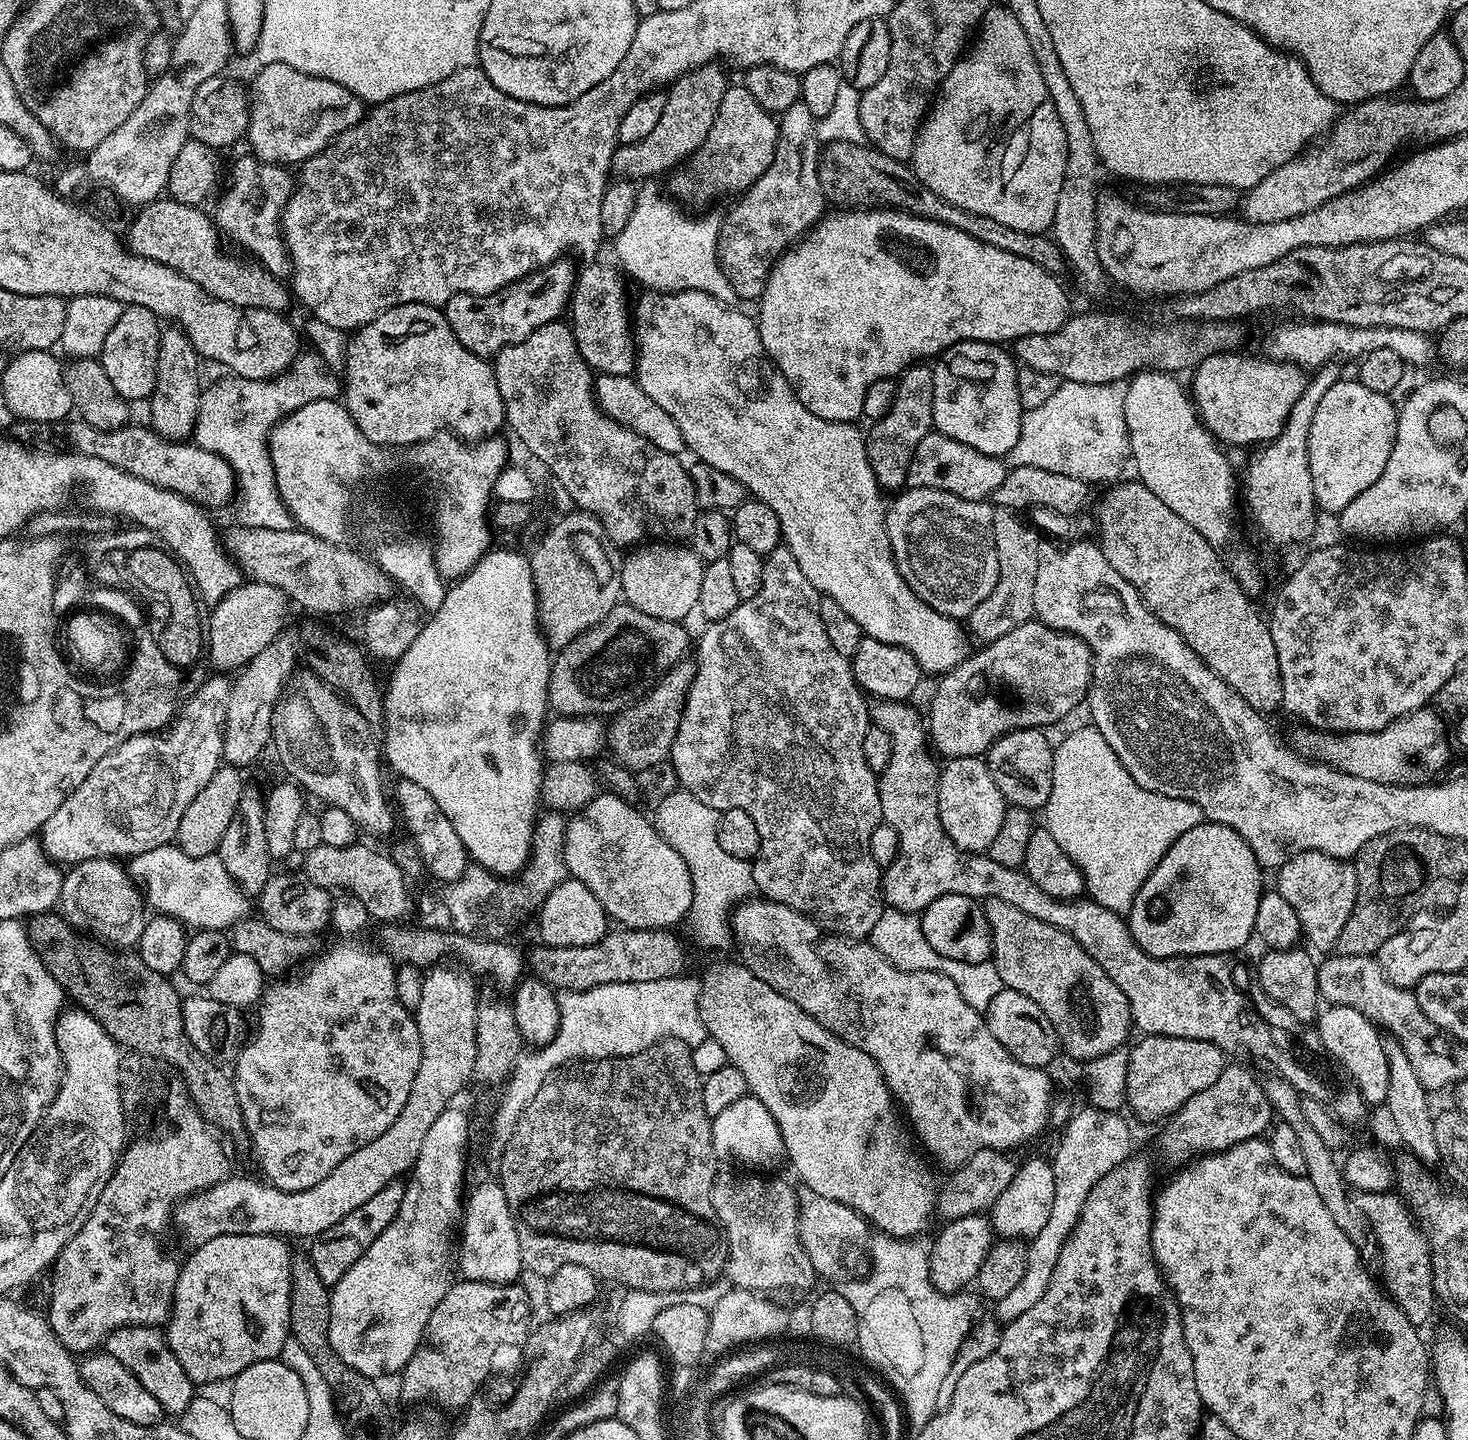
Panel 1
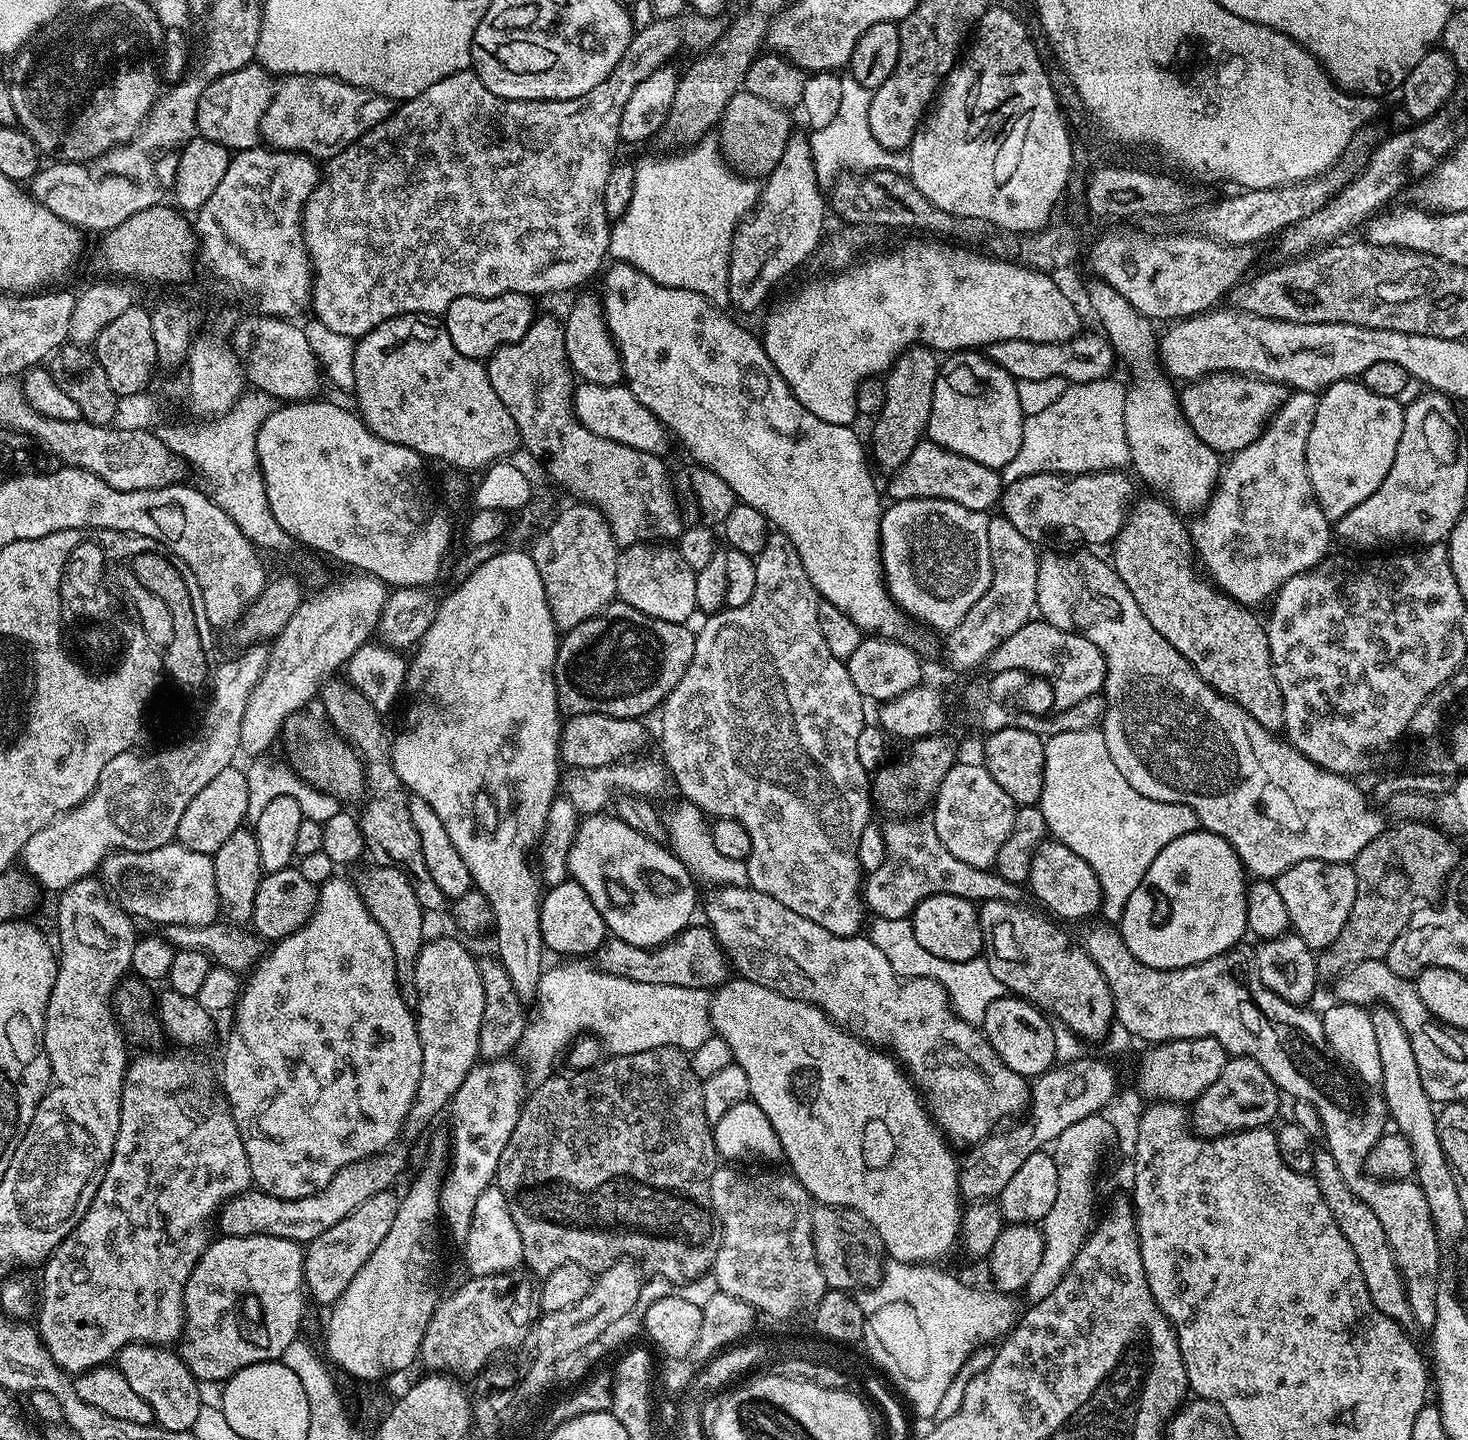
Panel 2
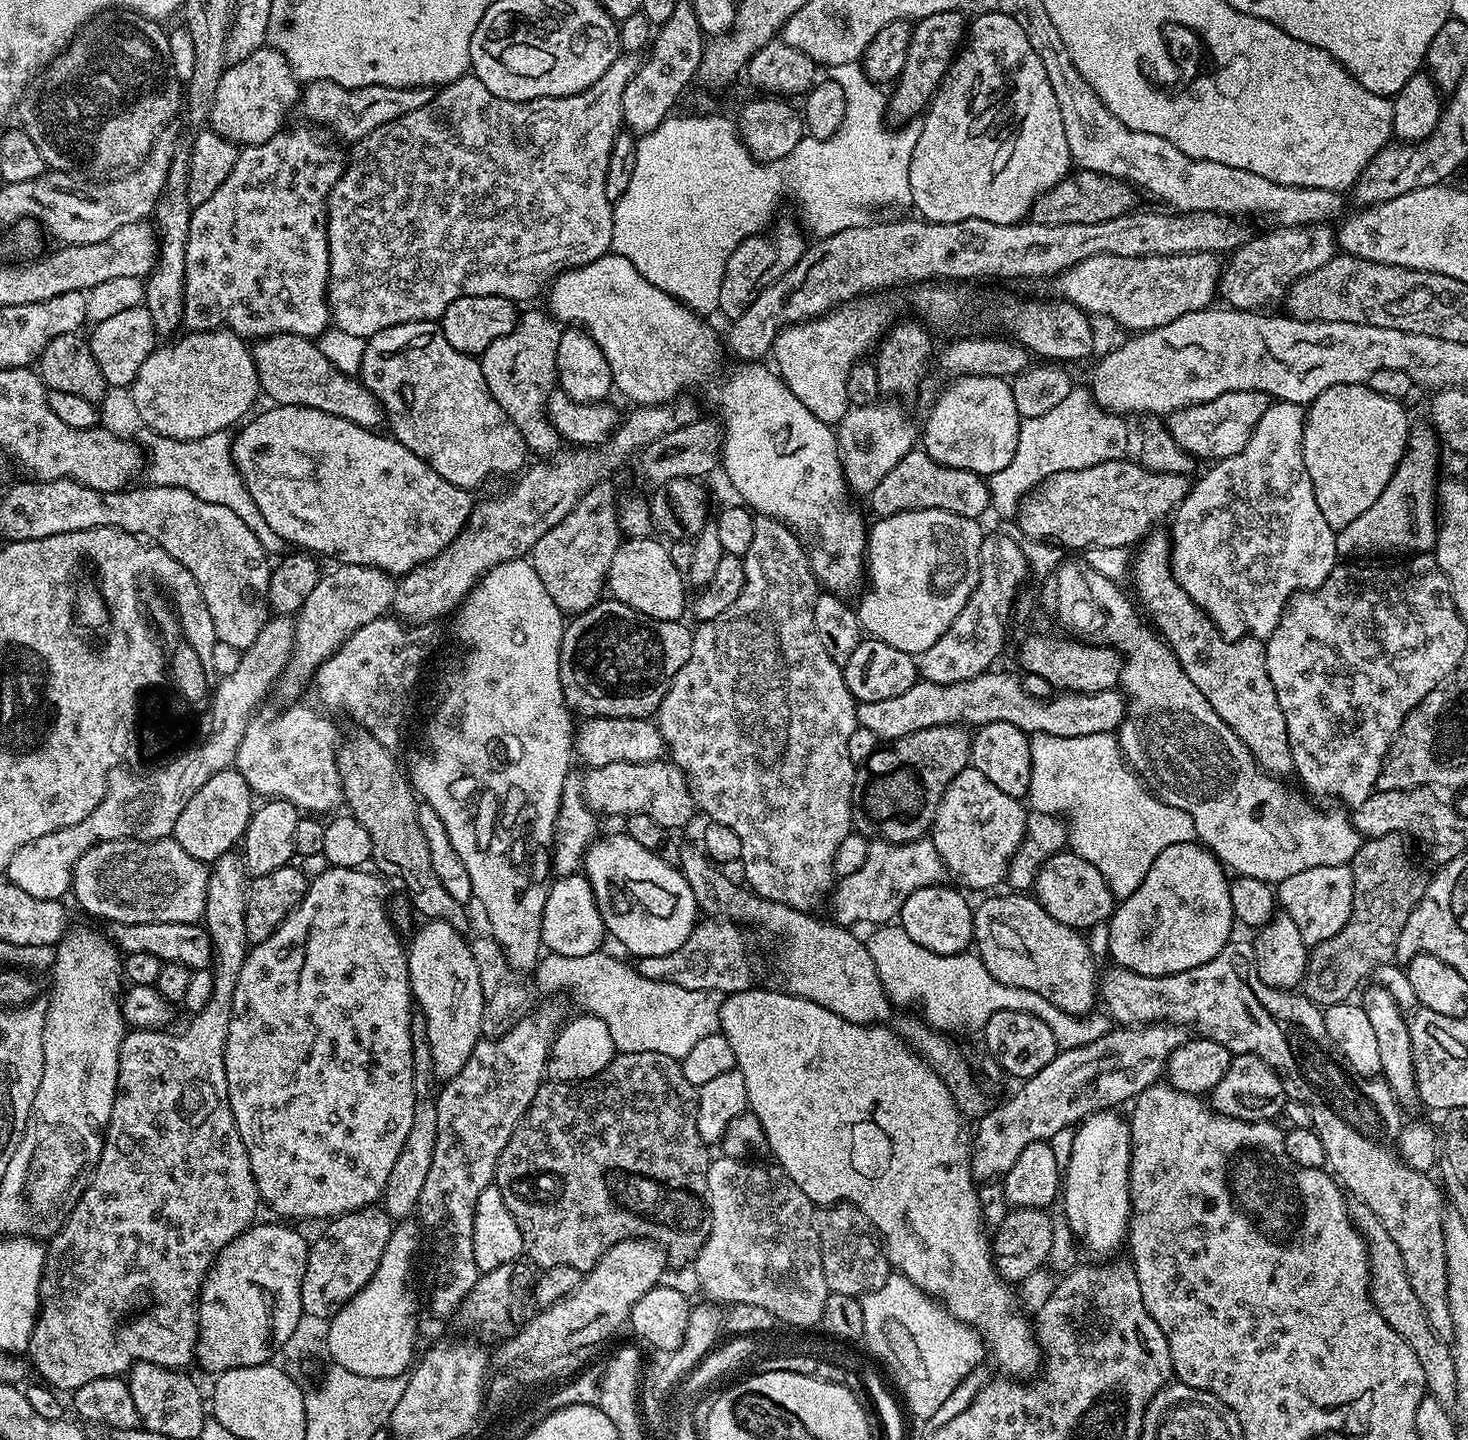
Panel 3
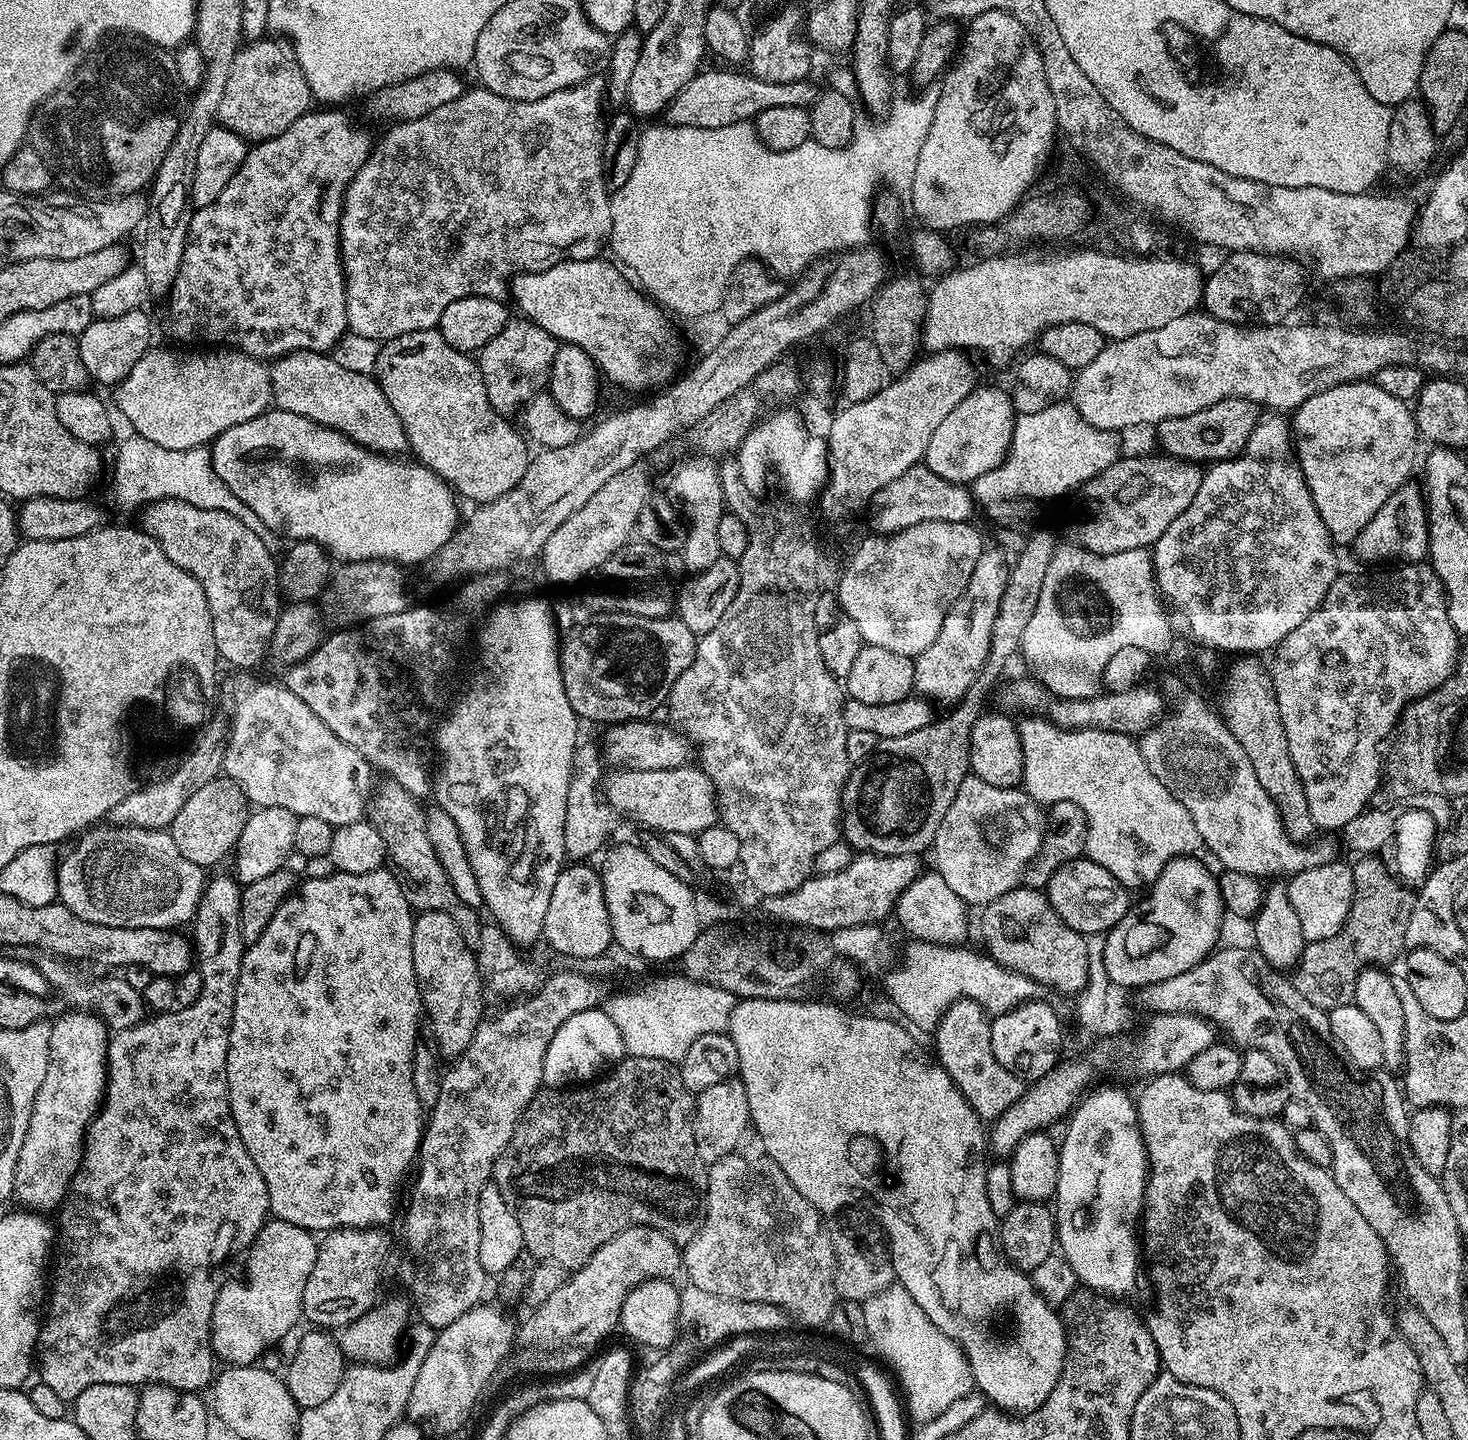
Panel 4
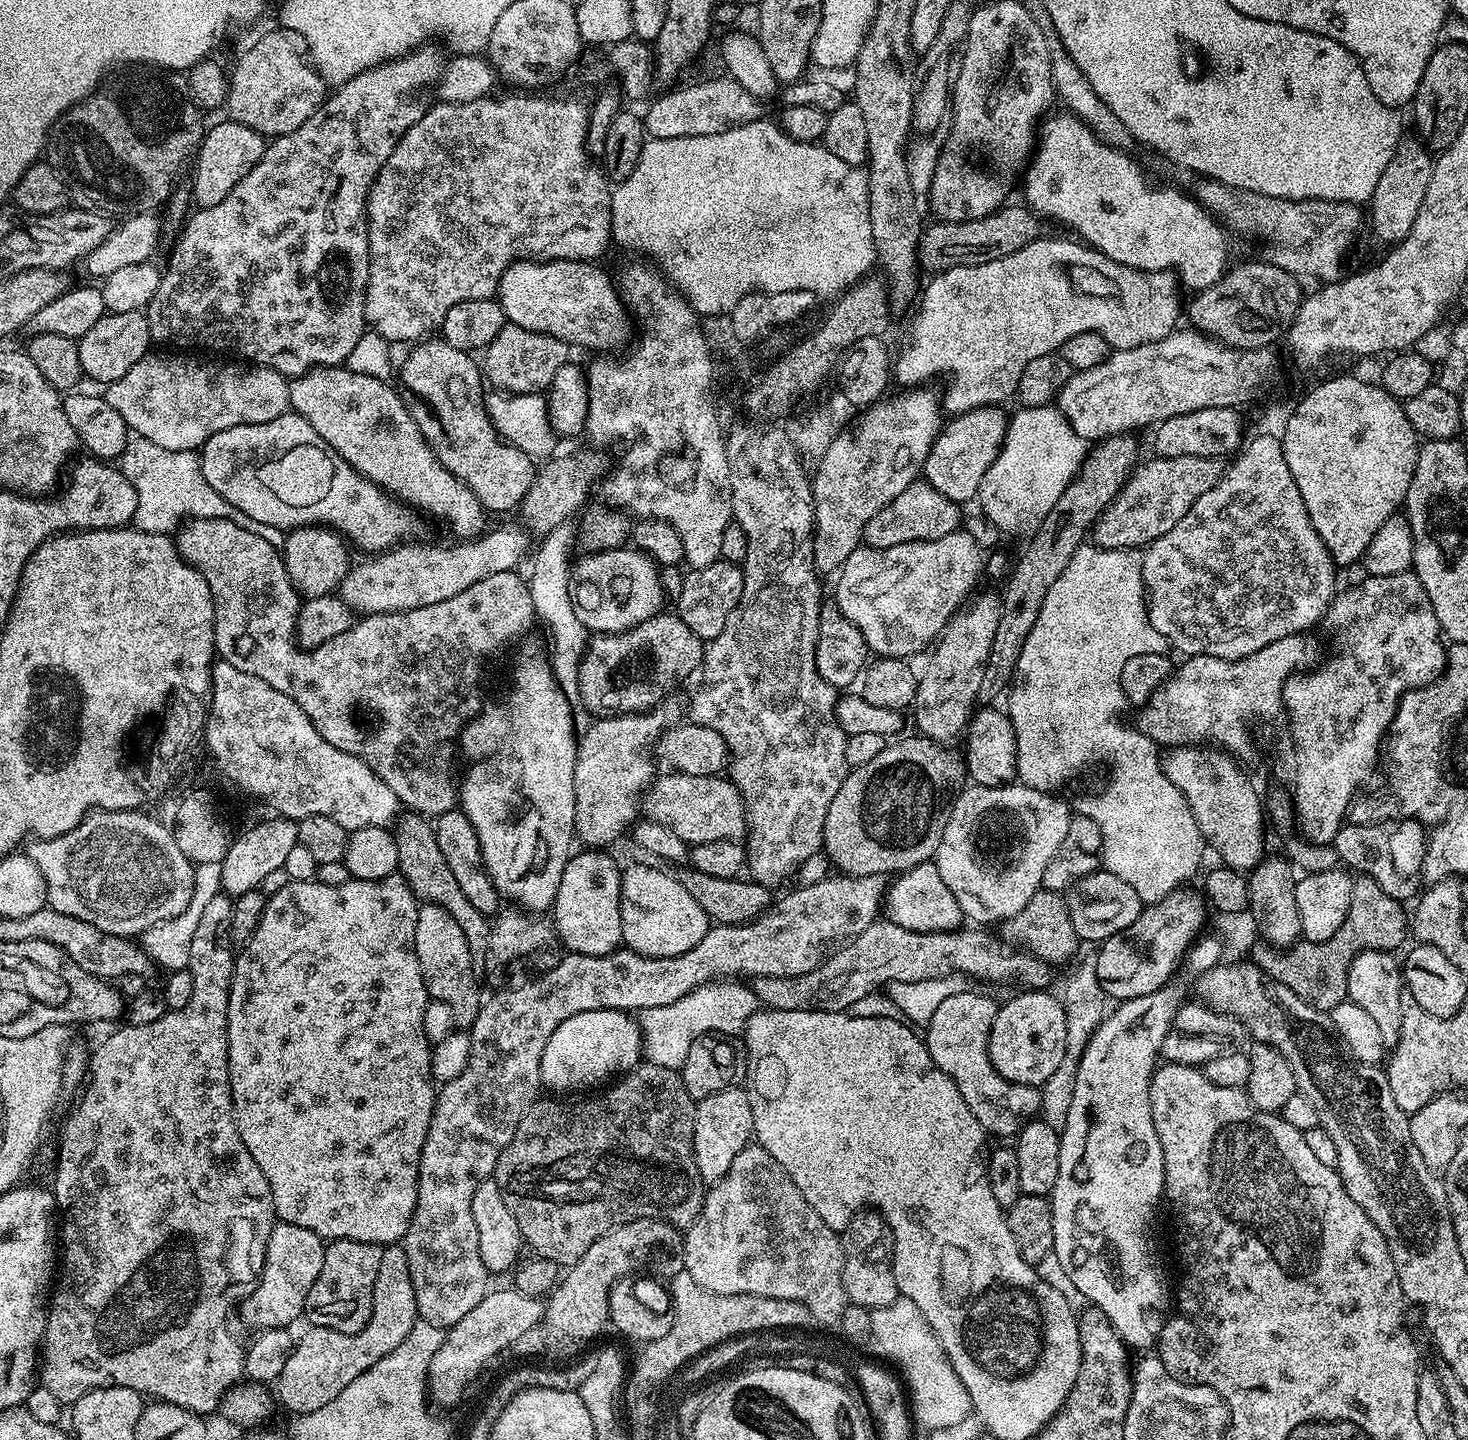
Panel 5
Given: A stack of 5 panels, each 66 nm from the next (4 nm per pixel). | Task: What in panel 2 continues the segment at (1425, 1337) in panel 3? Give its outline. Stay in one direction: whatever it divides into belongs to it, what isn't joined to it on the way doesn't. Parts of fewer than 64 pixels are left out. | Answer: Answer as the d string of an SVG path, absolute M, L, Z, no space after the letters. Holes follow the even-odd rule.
M1317 1150L1314 1154L1314 1166L1311 1175L1316 1185L1322 1190L1330 1212L1338 1222L1338 1228L1350 1242L1350 1250L1354 1250L1354 1258L1358 1258L1358 1266L1362 1266L1362 1278L1366 1282L1366 1290L1370 1290L1370 1300L1378 1310L1394 1322L1398 1322L1408 1330L1416 1324L1416 1318L1410 1308L1410 1298L1404 1289L1404 1279L1398 1270L1398 1262L1394 1258L1394 1250L1390 1246L1390 1238L1386 1238L1386 1230L1382 1230L1382 1222L1378 1222L1378 1214L1366 1206L1366 1202L1354 1195L1350 1186L1346 1186L1346 1178L1342 1178L1342 1170L1334 1162L1327 1150Z

